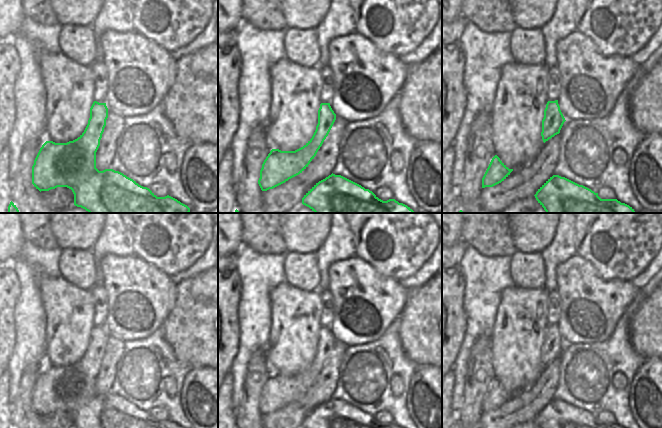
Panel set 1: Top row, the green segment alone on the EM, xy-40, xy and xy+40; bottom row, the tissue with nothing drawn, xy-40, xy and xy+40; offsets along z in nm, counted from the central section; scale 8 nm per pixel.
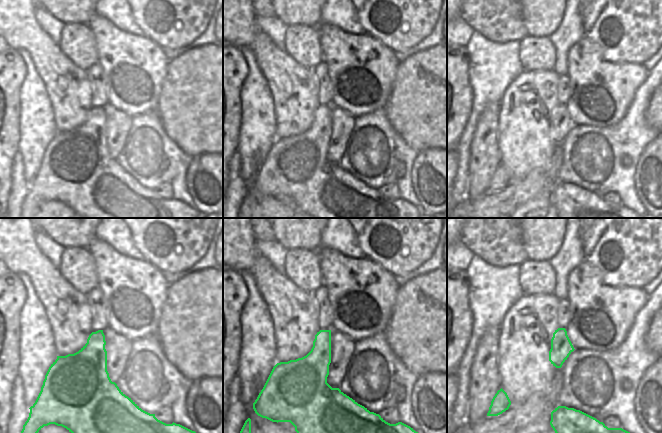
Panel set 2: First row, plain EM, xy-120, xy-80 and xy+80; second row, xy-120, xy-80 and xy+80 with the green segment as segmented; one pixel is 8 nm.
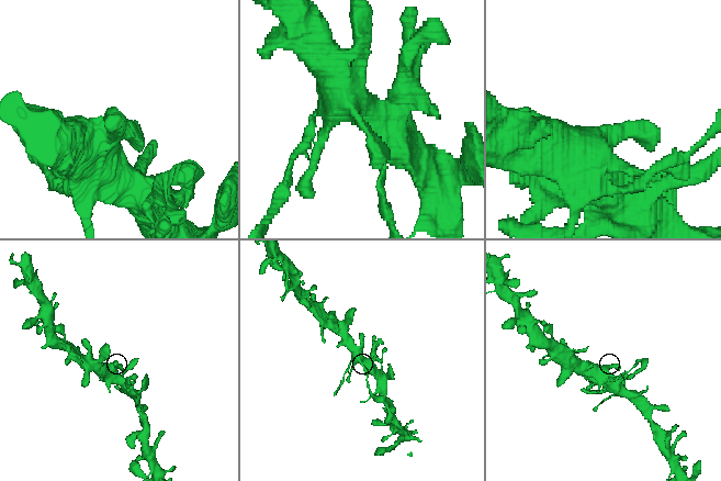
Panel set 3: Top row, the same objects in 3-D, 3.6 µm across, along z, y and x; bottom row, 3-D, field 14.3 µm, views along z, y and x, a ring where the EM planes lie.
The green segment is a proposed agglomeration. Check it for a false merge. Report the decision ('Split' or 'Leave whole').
Leave whole

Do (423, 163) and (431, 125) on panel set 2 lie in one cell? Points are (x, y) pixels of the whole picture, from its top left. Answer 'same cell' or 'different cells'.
different cells

